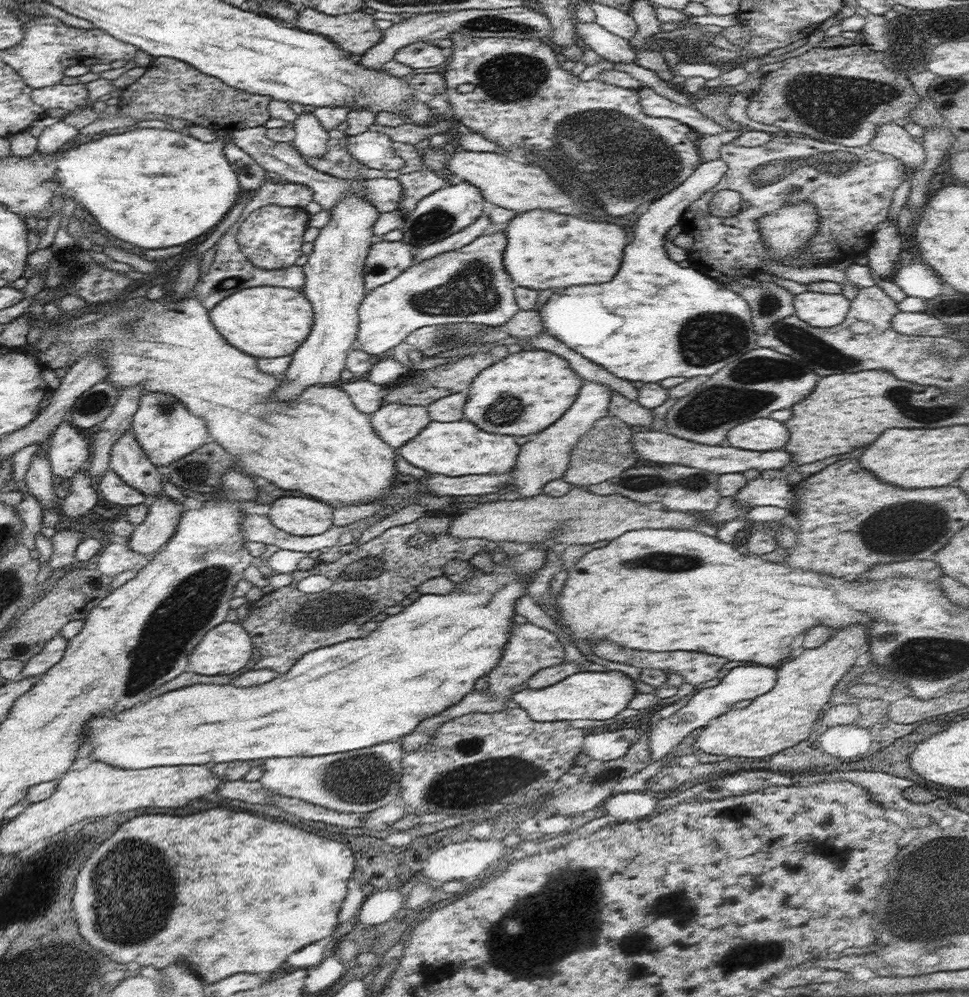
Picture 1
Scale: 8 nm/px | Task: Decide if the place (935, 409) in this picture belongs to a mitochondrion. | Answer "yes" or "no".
yes

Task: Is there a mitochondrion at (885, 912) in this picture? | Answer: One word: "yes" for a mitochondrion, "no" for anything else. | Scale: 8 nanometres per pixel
yes

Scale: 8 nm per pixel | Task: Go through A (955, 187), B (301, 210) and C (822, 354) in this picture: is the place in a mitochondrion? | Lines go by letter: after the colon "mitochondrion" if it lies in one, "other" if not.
A: other
B: other
C: mitochondrion

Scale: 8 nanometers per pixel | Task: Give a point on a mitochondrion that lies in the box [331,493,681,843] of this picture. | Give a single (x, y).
(477, 778)

